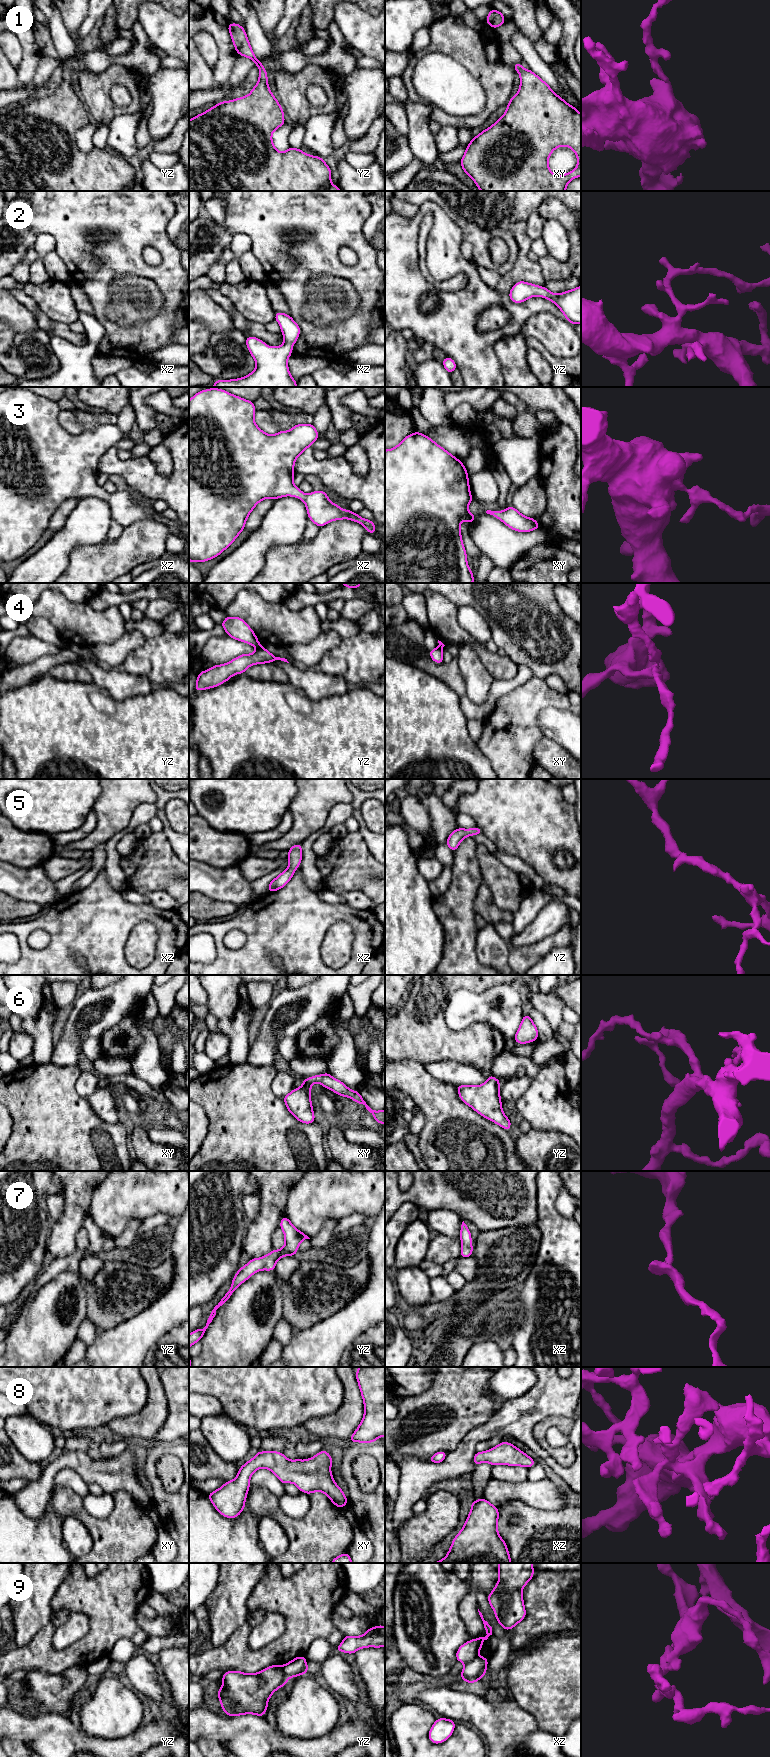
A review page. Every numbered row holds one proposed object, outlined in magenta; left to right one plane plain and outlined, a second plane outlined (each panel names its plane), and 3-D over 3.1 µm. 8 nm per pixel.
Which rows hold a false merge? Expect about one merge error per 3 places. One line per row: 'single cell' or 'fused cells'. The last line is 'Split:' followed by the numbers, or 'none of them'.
1: single cell
2: single cell
3: single cell
4: fused cells
5: single cell
6: single cell
7: single cell
8: single cell
9: fused cells
Split: 4, 9

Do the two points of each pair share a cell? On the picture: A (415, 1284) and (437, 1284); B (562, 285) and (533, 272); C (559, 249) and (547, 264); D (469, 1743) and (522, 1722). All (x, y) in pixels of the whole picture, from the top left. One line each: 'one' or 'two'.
A: two
B: two
C: two
D: two

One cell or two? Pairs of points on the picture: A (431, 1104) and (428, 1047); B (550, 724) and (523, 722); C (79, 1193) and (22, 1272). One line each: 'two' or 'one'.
A: one
B: two
C: two

